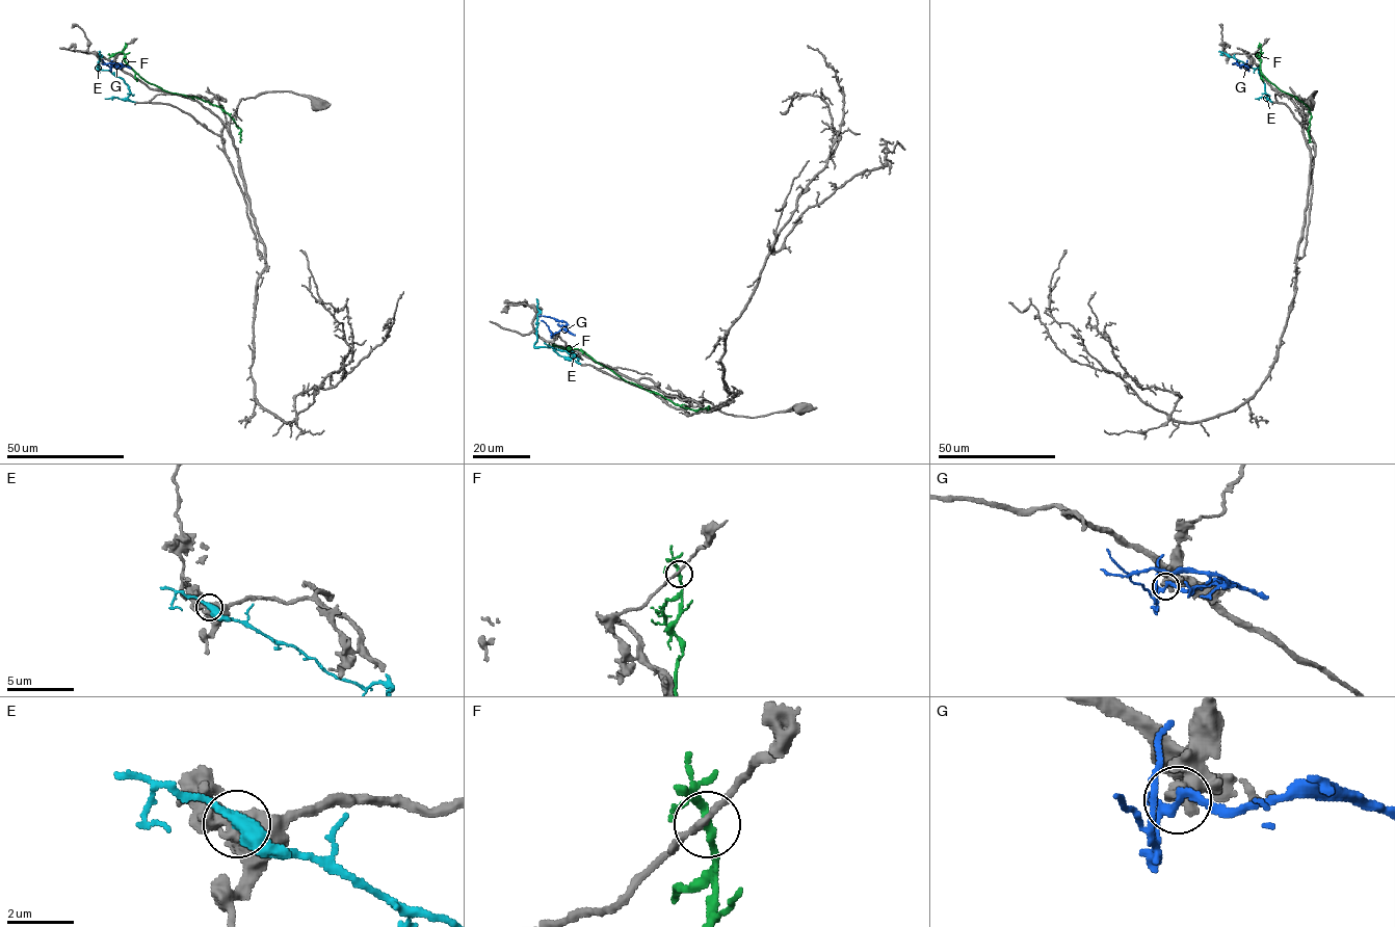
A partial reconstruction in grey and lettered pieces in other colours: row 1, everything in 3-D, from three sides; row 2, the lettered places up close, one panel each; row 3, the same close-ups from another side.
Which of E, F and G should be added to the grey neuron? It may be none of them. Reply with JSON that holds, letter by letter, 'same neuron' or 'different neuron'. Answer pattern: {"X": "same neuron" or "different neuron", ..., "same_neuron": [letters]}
{"E": "same neuron", "F": "different neuron", "G": "different neuron", "same_neuron": ["E"]}

